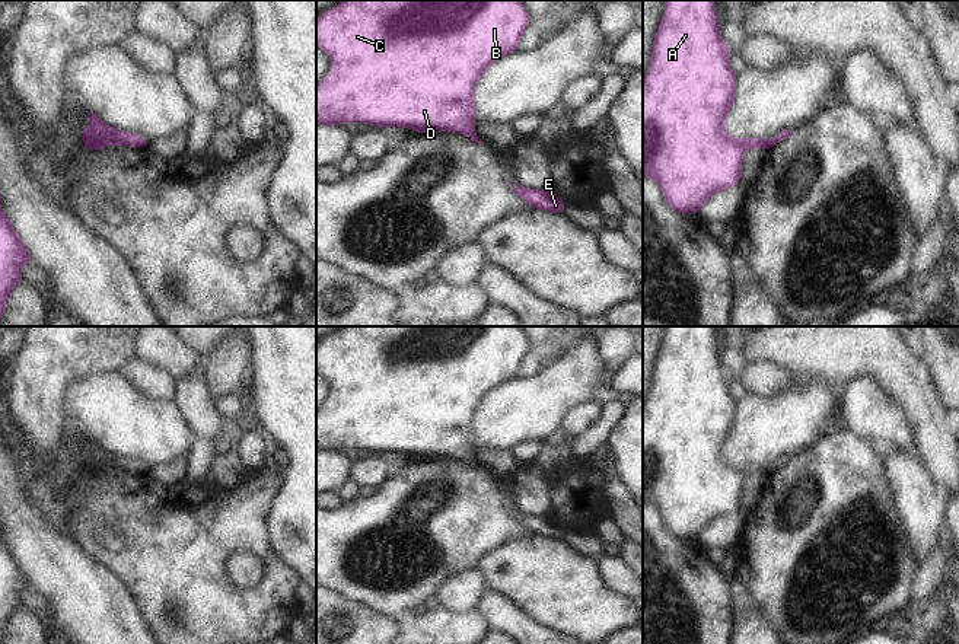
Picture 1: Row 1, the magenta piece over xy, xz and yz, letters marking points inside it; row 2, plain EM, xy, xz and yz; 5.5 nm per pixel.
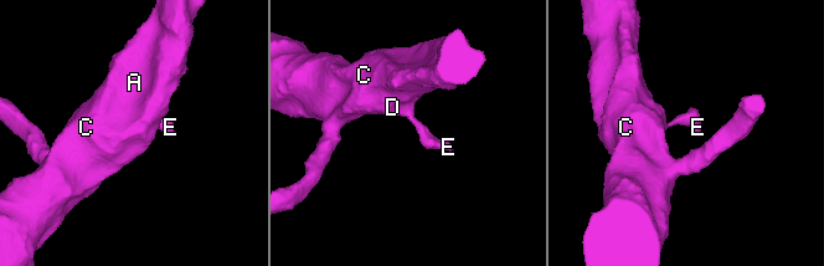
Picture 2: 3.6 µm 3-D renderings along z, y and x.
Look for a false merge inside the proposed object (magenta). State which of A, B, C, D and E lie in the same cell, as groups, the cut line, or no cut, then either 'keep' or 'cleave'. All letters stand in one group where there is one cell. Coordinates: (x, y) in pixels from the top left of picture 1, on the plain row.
groups A B C D E; cut none; keep

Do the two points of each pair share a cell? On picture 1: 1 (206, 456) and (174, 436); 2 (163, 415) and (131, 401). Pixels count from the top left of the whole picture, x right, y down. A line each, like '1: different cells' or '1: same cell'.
1: different cells
2: same cell

